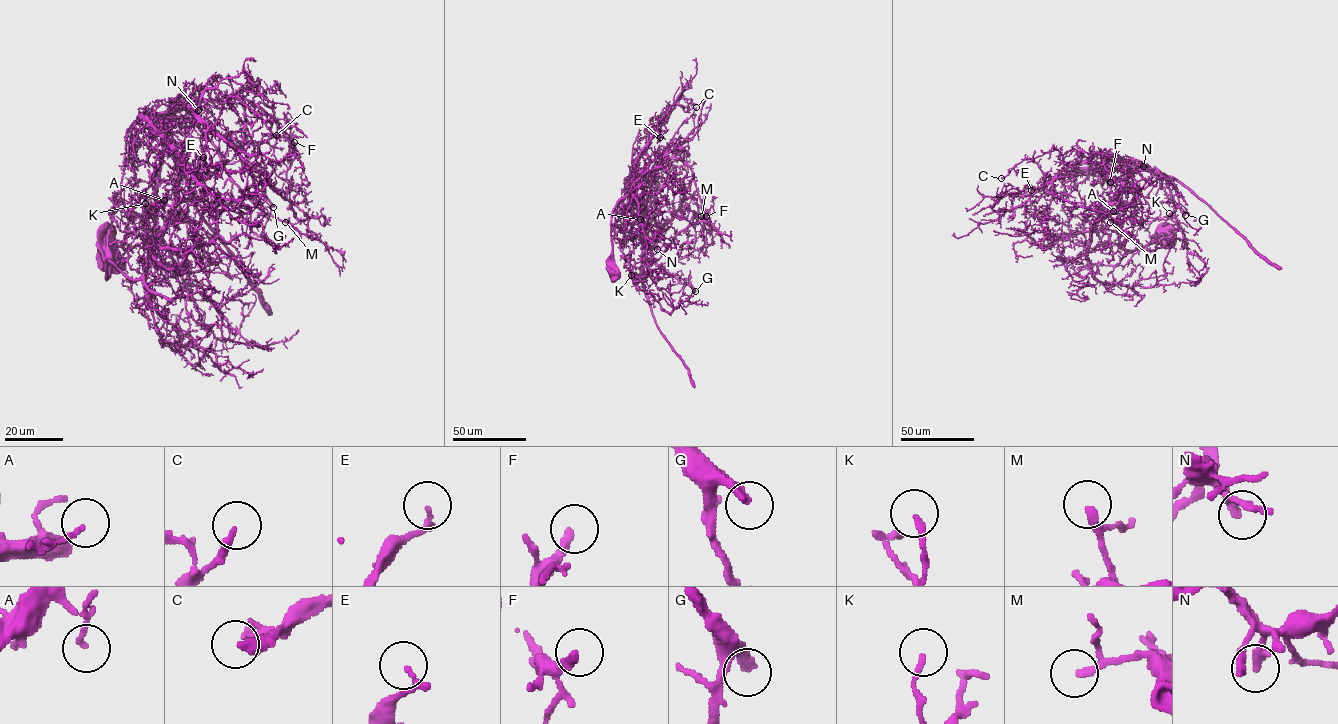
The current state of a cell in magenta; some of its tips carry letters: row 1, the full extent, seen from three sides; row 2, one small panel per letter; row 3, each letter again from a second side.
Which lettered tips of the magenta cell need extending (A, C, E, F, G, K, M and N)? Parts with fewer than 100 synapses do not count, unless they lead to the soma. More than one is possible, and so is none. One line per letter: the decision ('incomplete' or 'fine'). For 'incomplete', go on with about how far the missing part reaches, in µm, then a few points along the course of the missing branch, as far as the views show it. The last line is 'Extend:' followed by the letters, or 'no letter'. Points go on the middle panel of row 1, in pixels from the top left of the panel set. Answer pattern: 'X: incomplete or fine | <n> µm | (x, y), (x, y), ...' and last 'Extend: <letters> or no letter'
A: fine
C: fine
E: fine
F: fine
G: incomplete | 50 µm | (695, 291), (706, 300), (722, 289)
K: fine
M: fine
N: fine
Extend: G

